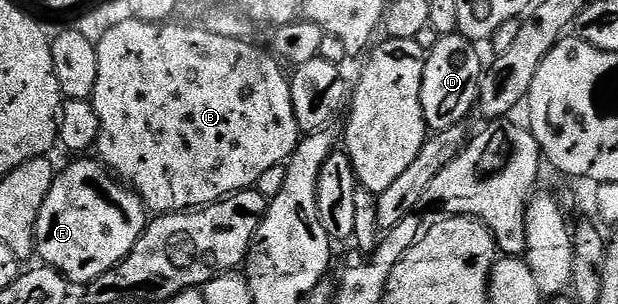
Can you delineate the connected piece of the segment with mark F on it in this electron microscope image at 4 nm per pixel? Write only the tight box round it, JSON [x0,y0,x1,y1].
[34,157,148,287]

